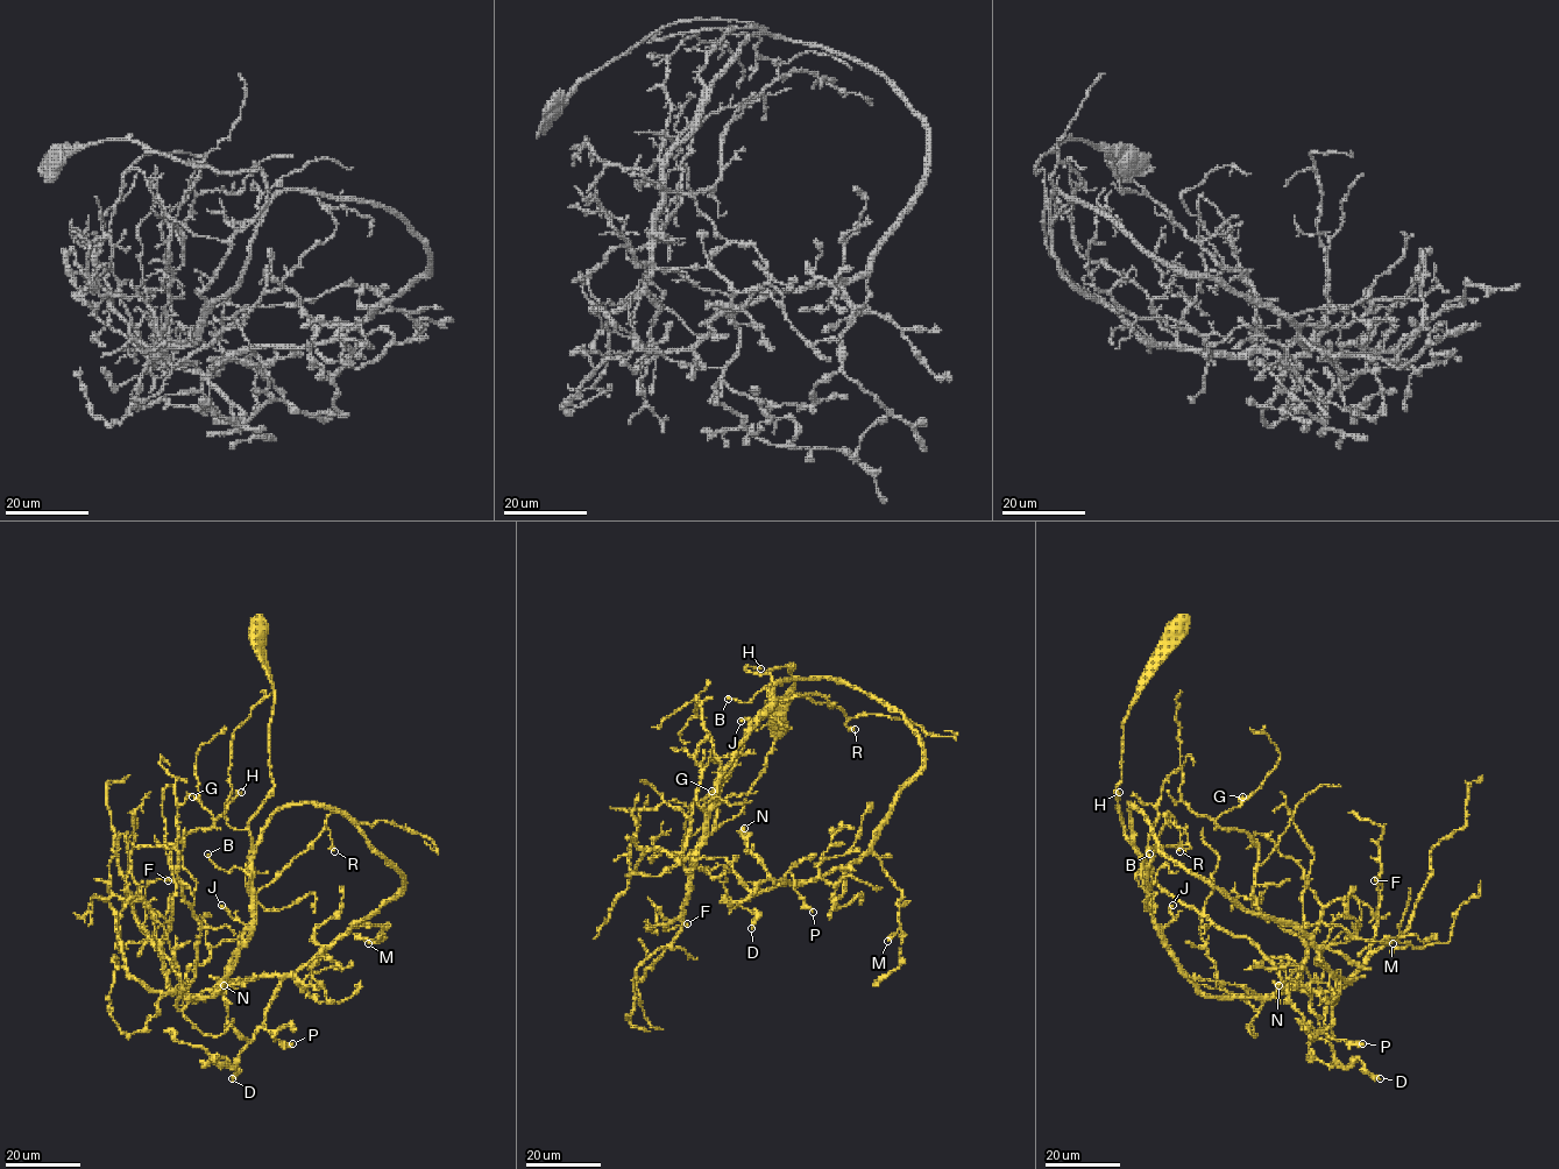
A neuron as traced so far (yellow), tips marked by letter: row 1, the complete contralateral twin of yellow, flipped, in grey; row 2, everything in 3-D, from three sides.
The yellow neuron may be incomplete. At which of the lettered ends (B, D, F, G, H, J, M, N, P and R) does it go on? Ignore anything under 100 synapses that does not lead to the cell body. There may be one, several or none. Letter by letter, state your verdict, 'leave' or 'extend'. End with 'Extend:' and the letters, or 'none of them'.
B: leave
D: leave
F: leave
G: leave
H: leave
J: leave
M: leave
N: leave
P: leave
R: leave
Extend: none of them

